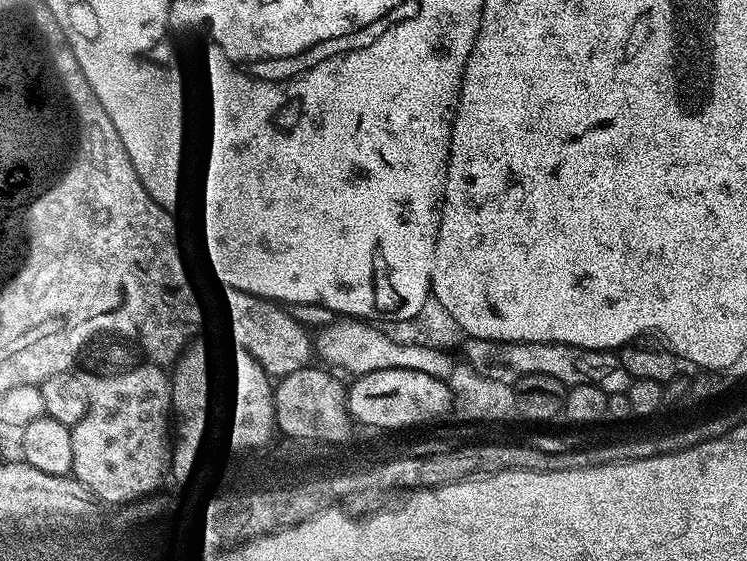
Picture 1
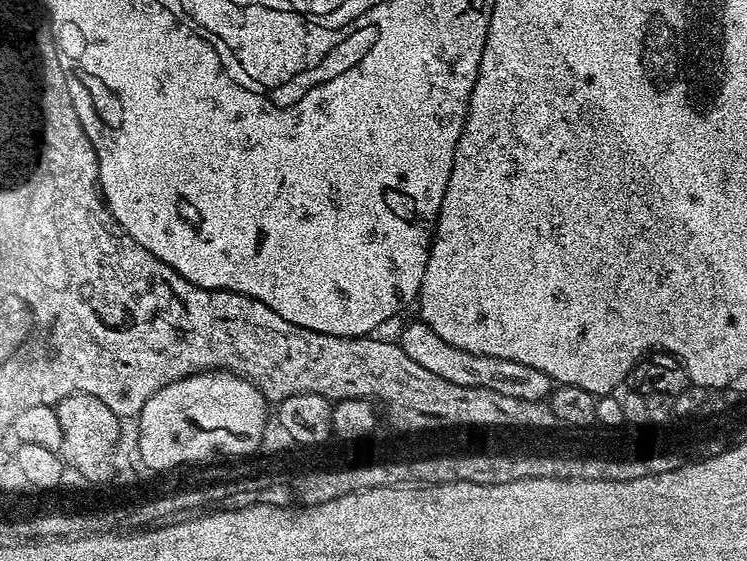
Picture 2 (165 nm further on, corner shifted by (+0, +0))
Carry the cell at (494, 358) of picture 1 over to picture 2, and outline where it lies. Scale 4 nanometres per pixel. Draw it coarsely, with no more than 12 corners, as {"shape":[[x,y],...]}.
{"shape":[[423,320],[401,330],[406,358],[454,382],[547,401],[554,381],[522,362],[458,350]]}

